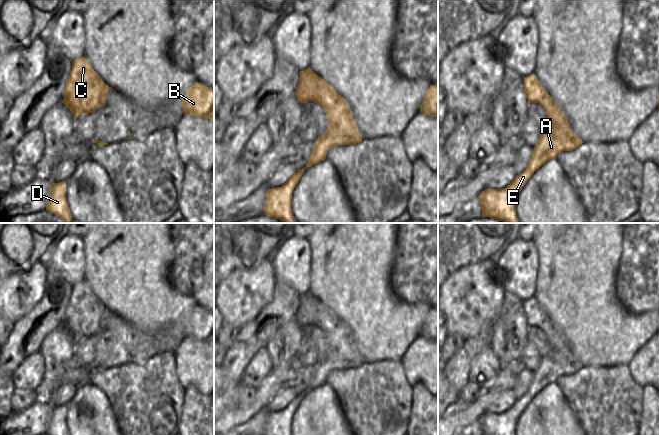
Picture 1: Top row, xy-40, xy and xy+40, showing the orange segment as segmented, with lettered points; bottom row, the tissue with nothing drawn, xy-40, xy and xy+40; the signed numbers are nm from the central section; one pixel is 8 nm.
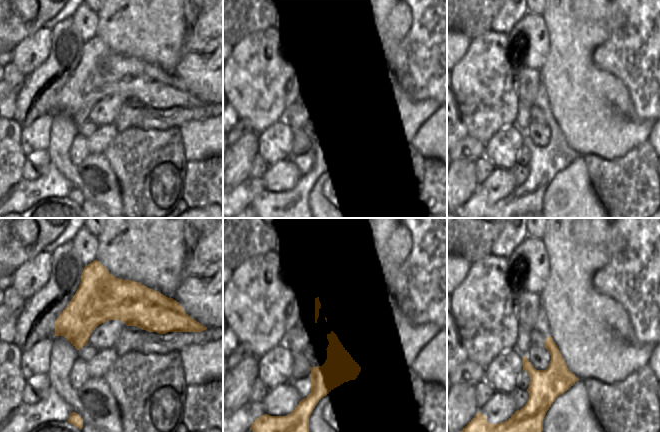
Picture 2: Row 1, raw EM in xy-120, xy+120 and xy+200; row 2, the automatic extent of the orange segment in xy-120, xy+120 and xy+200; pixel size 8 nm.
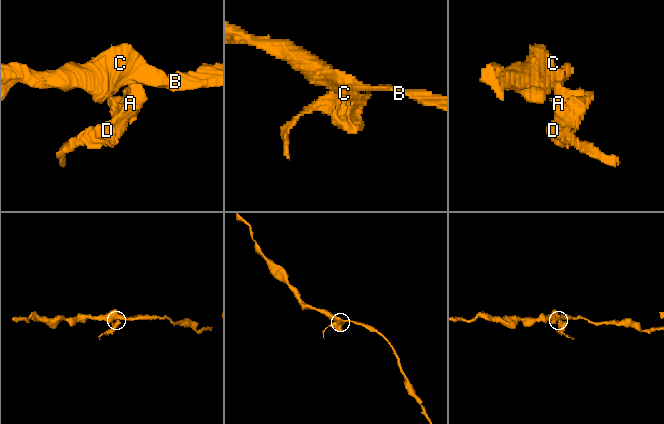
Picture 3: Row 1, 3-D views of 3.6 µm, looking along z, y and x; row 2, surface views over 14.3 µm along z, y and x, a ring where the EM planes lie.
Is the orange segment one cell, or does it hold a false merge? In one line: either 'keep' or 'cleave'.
keep

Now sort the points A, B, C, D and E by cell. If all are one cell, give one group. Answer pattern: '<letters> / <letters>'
A B C D E

